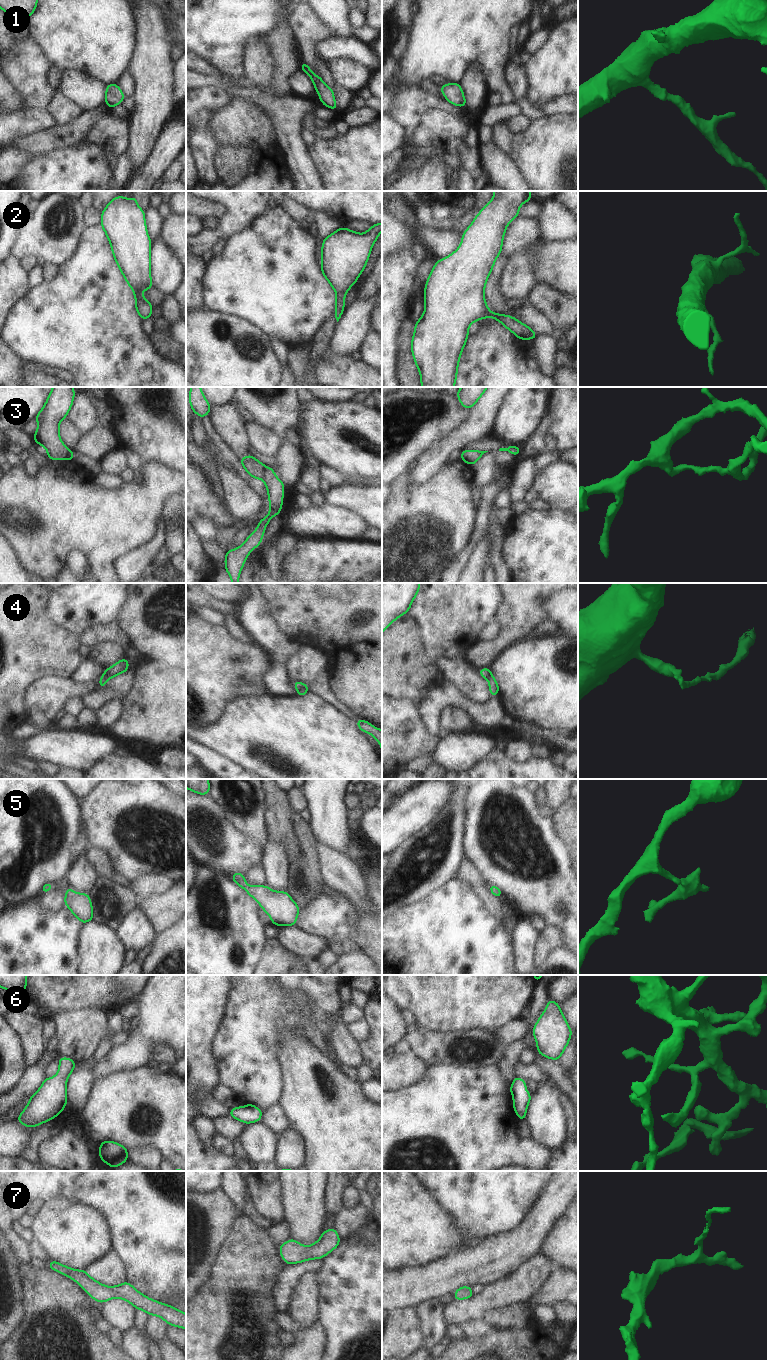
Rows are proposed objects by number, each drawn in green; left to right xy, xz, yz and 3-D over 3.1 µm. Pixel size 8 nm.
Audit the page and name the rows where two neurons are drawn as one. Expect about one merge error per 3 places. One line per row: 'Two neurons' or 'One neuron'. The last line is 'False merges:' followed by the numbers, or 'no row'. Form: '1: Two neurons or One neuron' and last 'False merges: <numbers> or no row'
1: One neuron
2: One neuron
3: Two neurons
4: Two neurons
5: One neuron
6: One neuron
7: One neuron
False merges: 3, 4

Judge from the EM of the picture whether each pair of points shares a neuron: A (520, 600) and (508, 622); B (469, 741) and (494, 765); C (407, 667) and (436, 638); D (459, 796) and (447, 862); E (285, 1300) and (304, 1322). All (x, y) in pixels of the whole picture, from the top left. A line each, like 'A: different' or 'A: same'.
A: same
B: different
C: different
D: same
E: different

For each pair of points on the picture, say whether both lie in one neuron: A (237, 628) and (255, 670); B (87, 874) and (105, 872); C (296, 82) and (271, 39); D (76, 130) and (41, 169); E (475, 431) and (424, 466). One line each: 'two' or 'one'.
A: two
B: two
C: two
D: two
E: one

